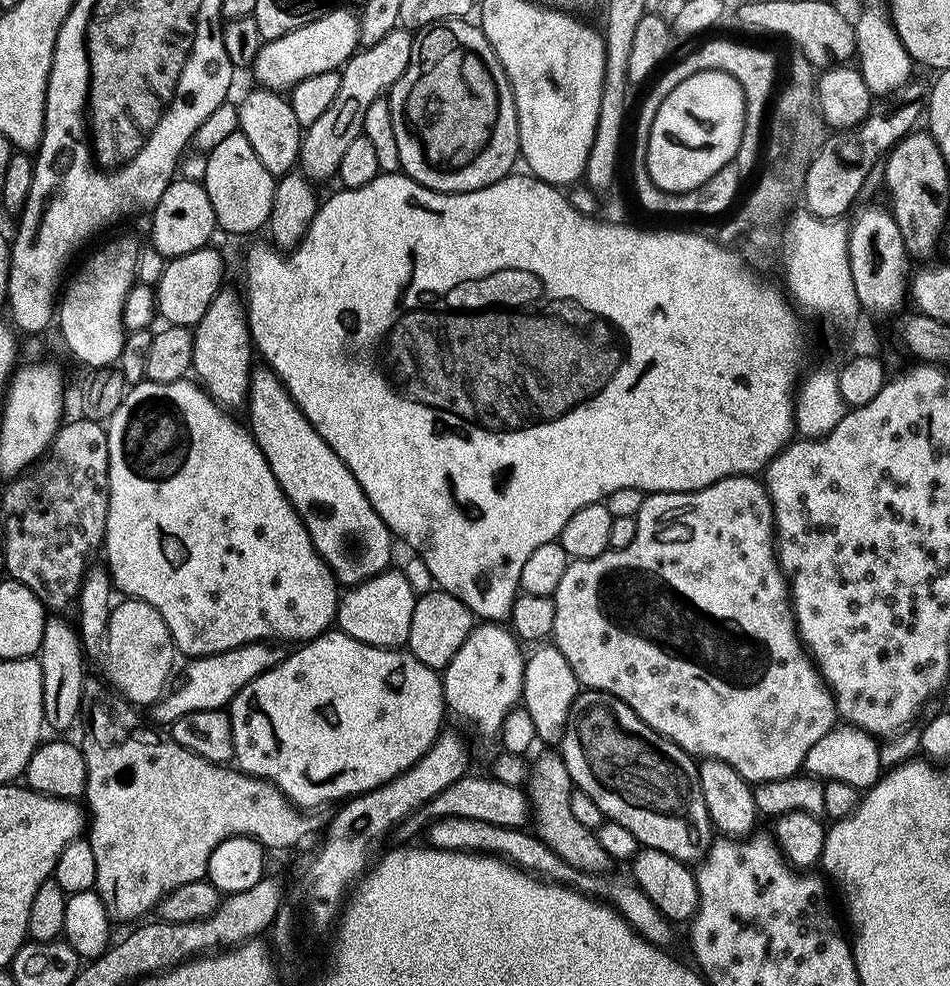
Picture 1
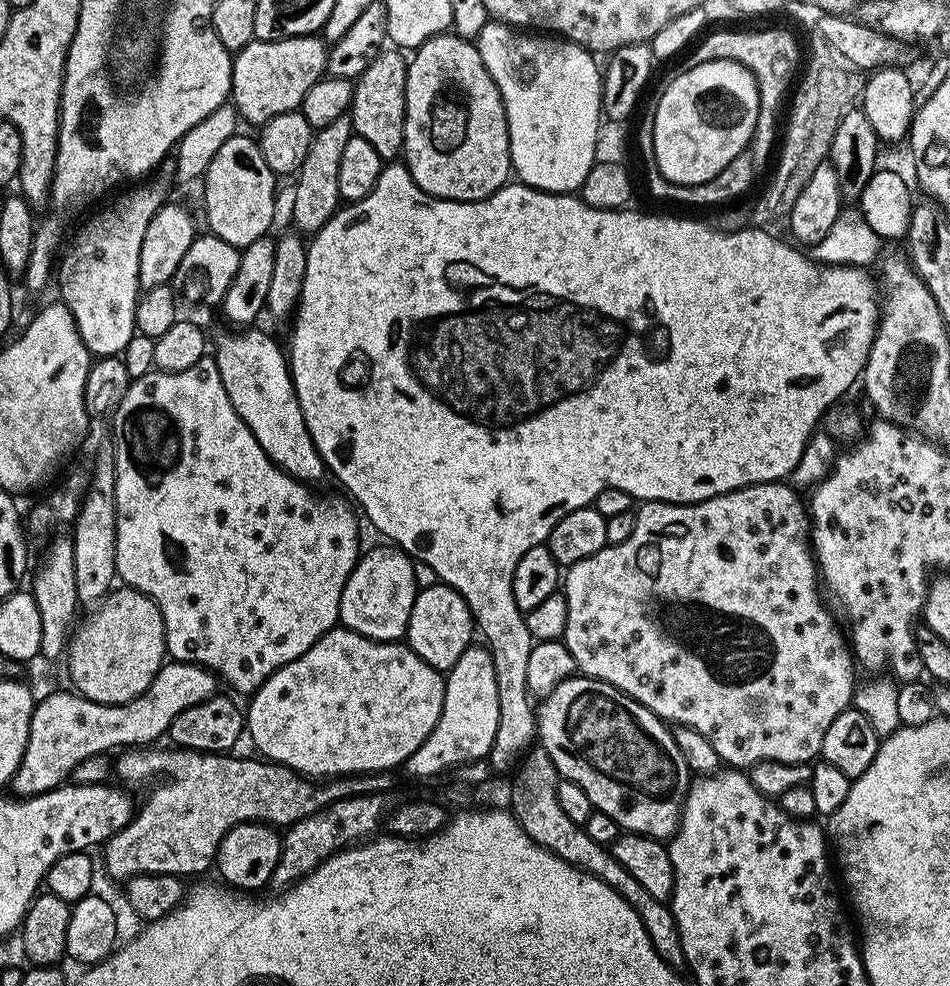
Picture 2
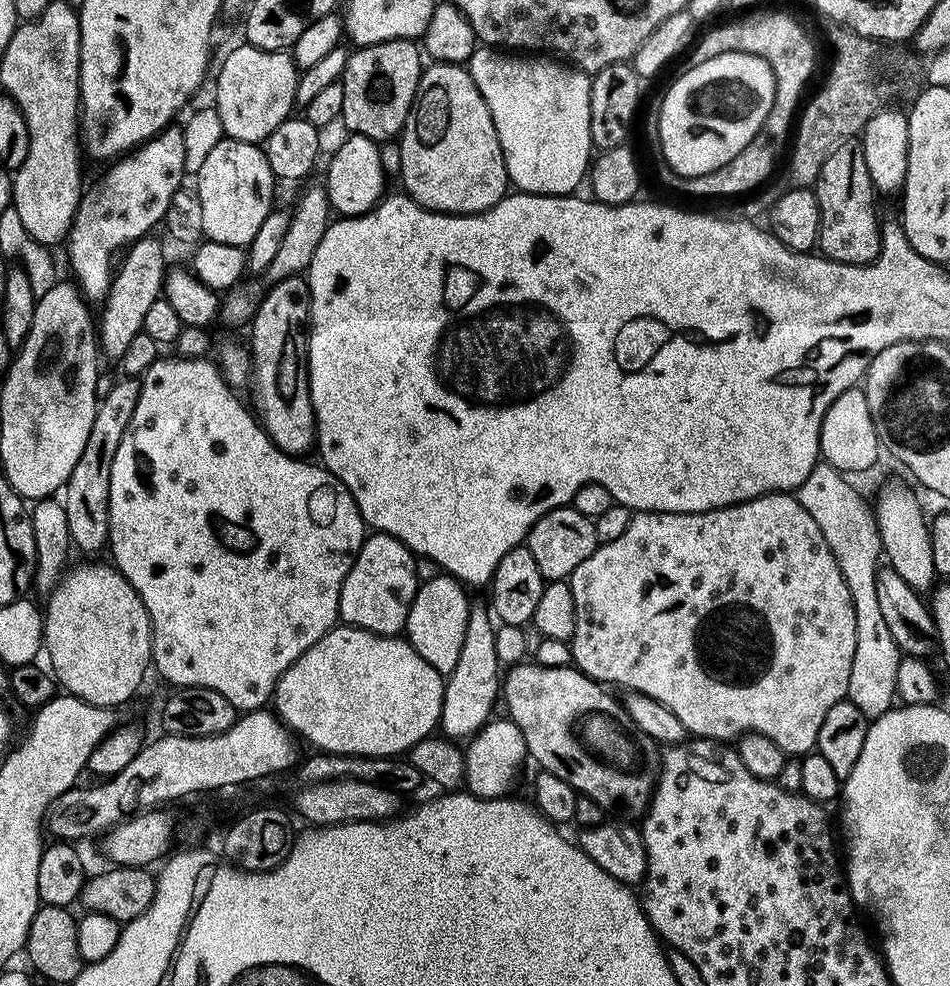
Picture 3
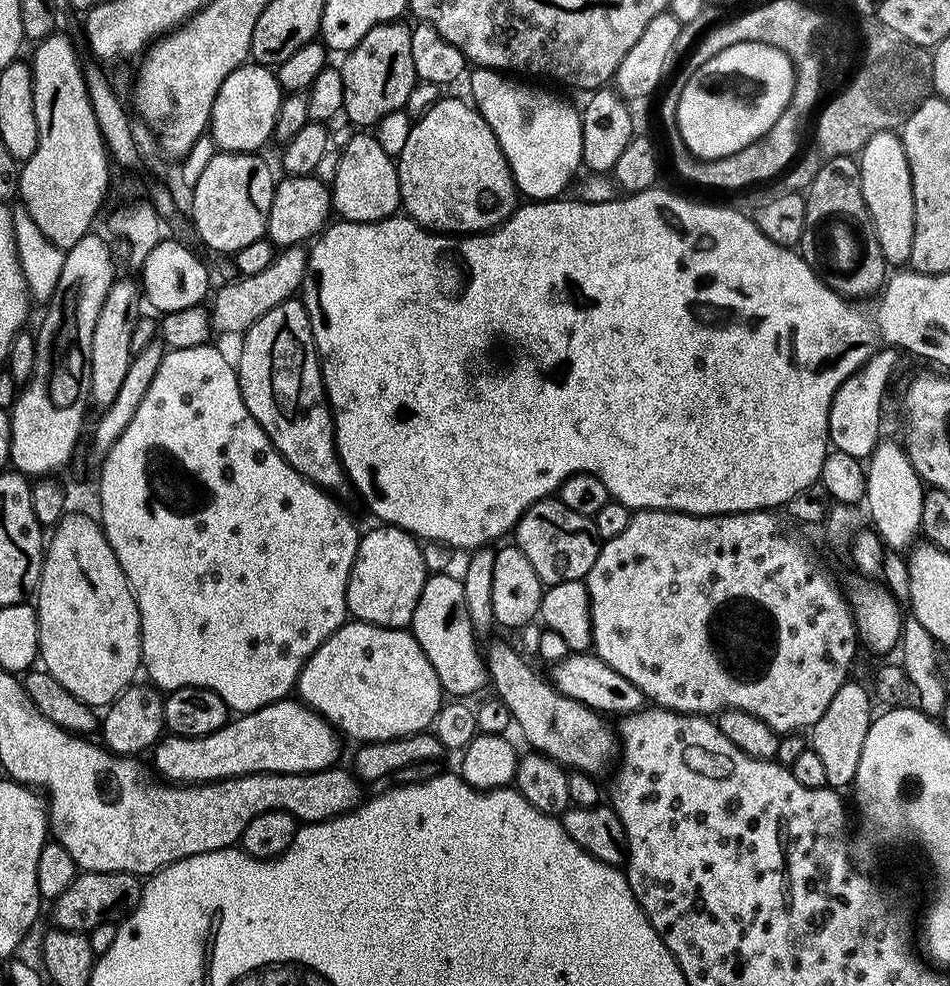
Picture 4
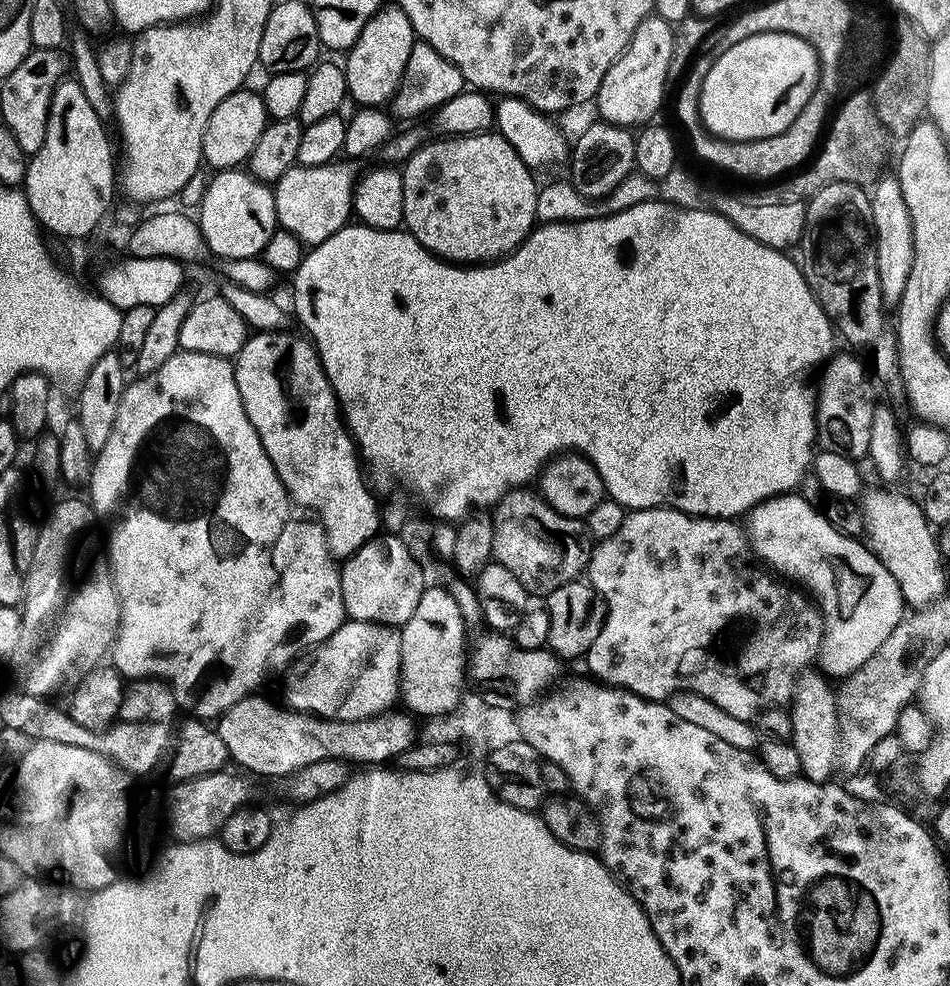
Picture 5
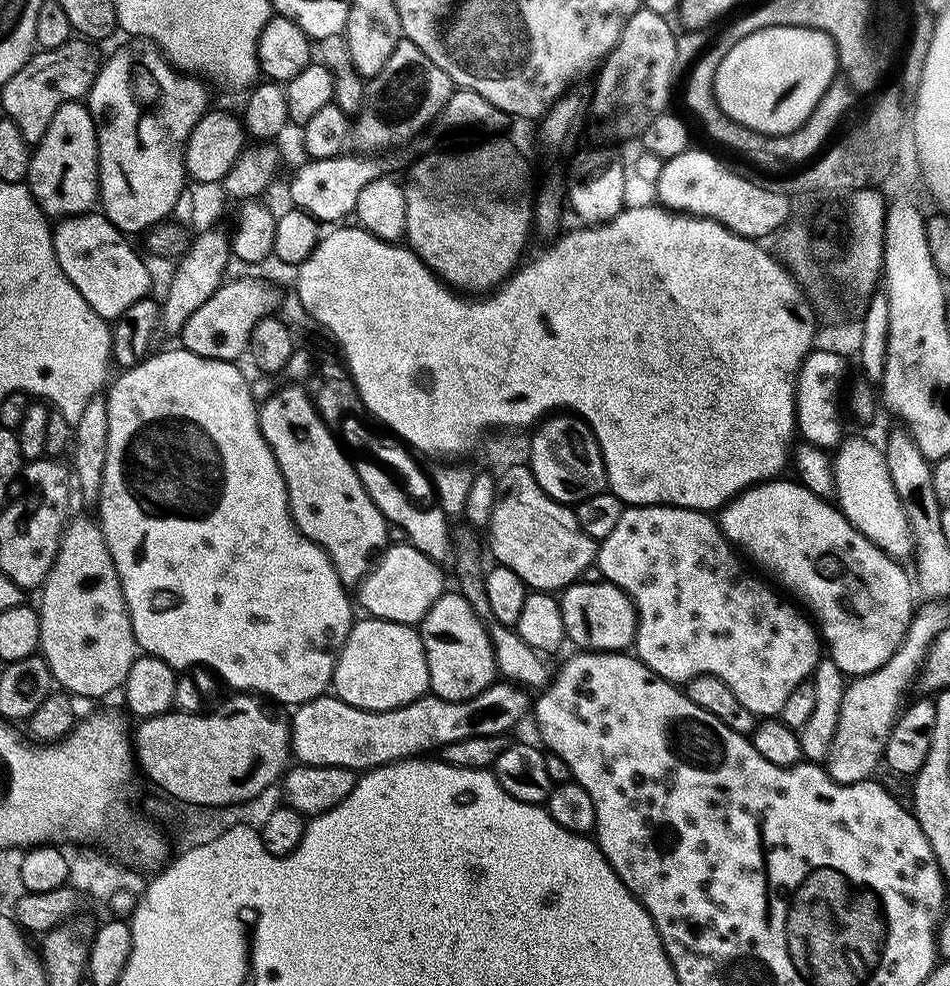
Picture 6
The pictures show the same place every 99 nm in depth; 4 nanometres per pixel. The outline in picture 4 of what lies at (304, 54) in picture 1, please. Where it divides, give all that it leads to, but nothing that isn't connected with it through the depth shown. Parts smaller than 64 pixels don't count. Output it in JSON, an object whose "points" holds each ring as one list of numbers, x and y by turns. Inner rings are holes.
{"points":[[245,62,222,82,212,103,210,139,221,152,255,153,276,130,276,115,280,109,282,89,271,67]]}

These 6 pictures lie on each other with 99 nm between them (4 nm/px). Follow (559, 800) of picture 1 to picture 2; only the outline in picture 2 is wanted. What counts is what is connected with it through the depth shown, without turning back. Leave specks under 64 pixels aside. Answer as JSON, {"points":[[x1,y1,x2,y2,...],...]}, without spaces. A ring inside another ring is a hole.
{"points":[[538,746,531,749,523,757,514,775,516,776,510,790,510,811,526,834,530,835,531,840,550,849,566,863,598,877,622,894,642,918,643,925,646,926,647,933,650,934,660,954,666,956,668,962,674,966,679,965,680,961,683,963,686,958,683,940,676,928,676,920,672,916,671,909,663,901,647,893,622,866,619,866,607,847,594,842,581,825,570,821,570,818,563,813,557,796,560,775,544,748]]}

